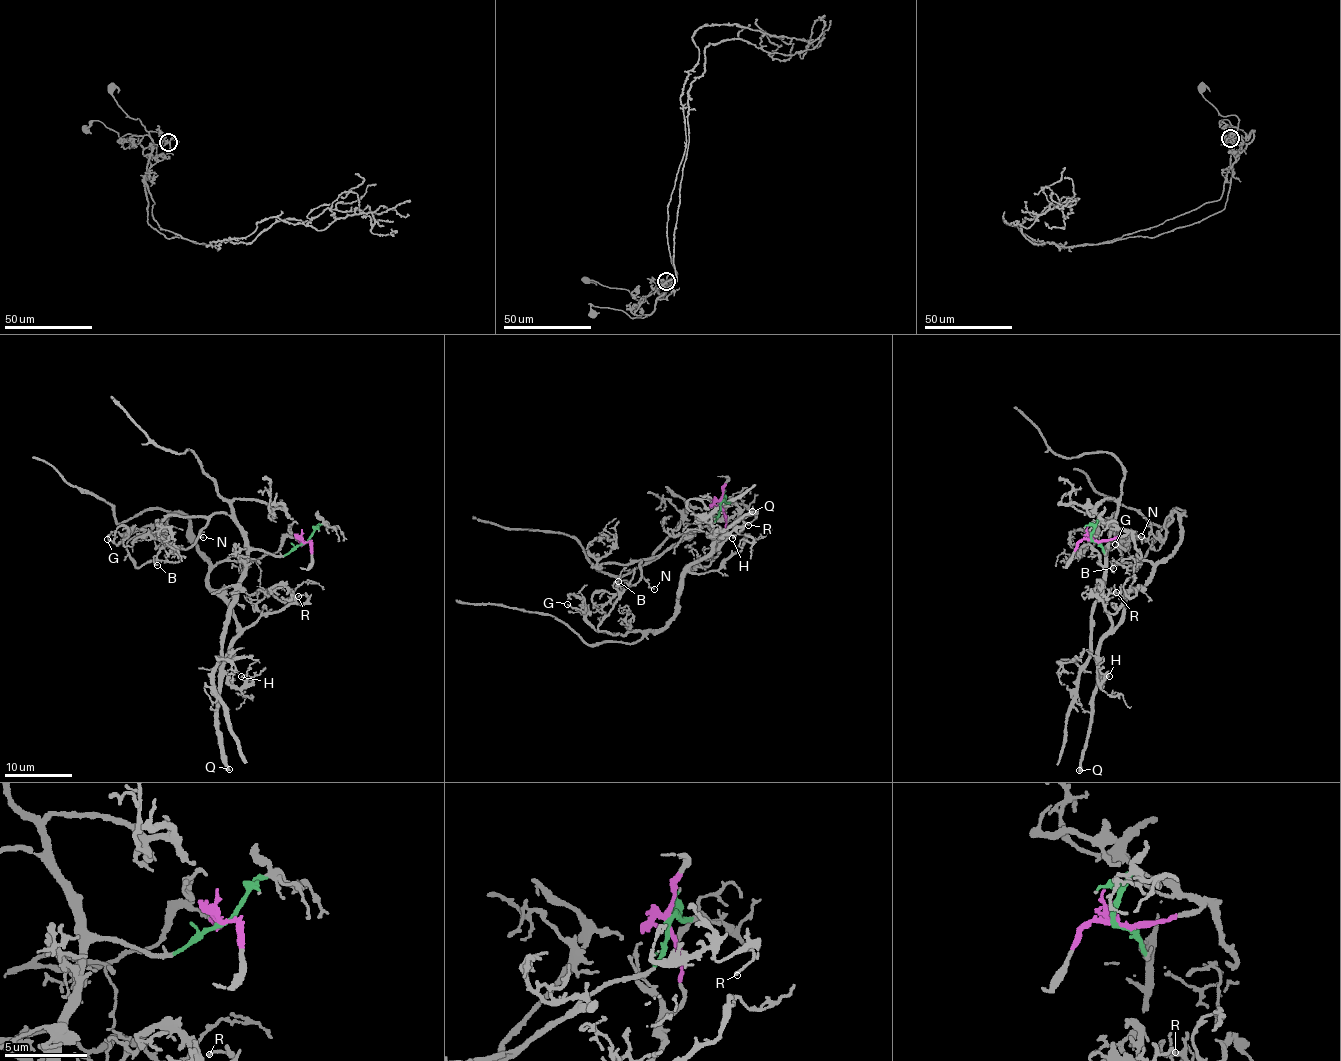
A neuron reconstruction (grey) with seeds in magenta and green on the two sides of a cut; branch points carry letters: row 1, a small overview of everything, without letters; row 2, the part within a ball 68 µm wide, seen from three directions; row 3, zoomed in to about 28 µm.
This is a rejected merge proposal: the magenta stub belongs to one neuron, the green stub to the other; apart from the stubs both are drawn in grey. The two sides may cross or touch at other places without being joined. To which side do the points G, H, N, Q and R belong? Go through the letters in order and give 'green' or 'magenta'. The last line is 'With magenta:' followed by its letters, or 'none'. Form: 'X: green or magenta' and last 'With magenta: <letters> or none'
G: magenta
H: magenta
N: green
Q: magenta
R: magenta
With magenta: G, H, Q, R

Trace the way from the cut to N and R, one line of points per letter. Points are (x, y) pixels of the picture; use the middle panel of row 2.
N: (721, 503), (714, 521), (689, 532), (653, 557), (643, 559), (639, 564), (641, 574), (654, 590)
R: (721, 503), (727, 536), (707, 566), (682, 579), (678, 595), (686, 570), (724, 530), (753, 513), (748, 525)

